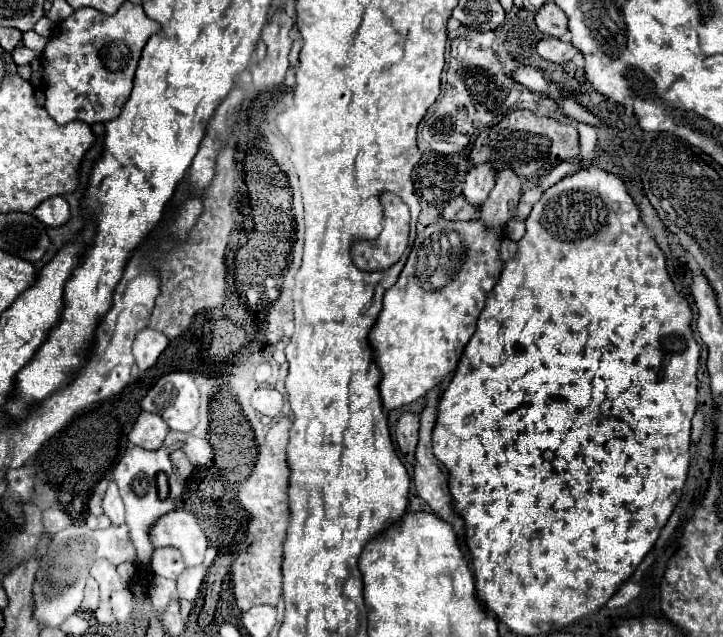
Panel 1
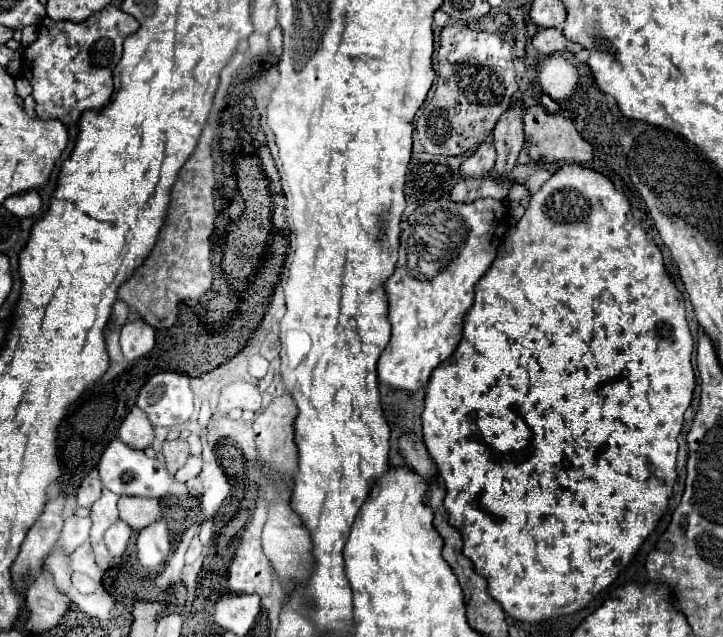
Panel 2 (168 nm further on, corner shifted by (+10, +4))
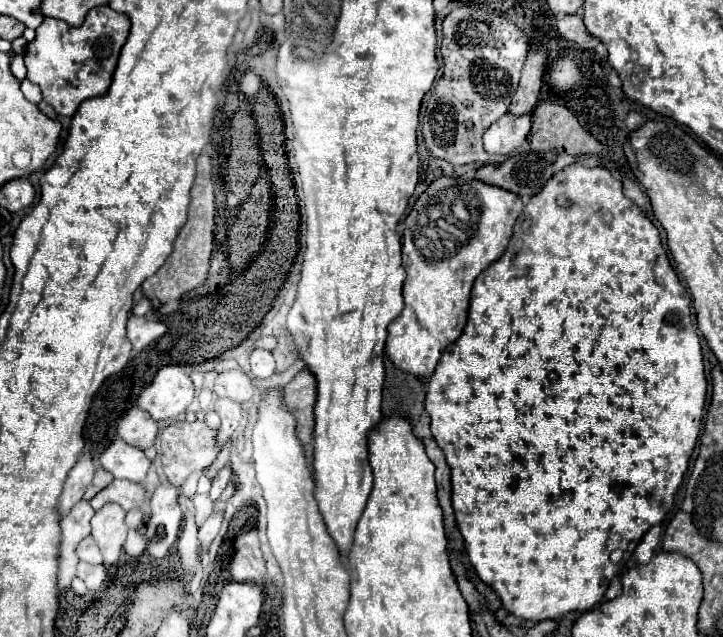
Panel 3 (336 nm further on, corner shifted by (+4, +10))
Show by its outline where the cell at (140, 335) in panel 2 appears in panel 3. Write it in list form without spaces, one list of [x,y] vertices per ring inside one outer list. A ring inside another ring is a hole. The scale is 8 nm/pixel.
[[[132,316],[128,320],[128,340],[132,342],[134,352],[144,350],[150,342],[154,342],[156,338],[160,338],[164,334],[166,334],[164,322],[148,320],[148,318],[142,318],[142,316]]]

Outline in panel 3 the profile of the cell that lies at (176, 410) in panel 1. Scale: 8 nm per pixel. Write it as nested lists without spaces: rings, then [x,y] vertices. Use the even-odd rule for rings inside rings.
[[[164,366],[158,370],[158,374],[154,376],[152,384],[138,396],[138,404],[142,410],[150,412],[150,416],[154,420],[168,420],[168,418],[176,418],[180,414],[184,414],[188,410],[188,406],[194,400],[194,384],[190,380],[190,374],[186,372],[186,368],[182,366]]]

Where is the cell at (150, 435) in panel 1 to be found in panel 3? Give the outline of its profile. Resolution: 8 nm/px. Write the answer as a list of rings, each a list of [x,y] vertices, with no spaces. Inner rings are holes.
[[[134,406],[118,424],[118,436],[136,448],[150,448],[158,436],[158,422],[148,416],[146,410]]]

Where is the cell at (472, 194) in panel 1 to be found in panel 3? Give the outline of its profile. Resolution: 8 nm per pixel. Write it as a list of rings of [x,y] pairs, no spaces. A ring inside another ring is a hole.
[[[504,114],[484,134],[484,150],[488,154],[510,154],[526,142],[530,132],[530,116]]]

